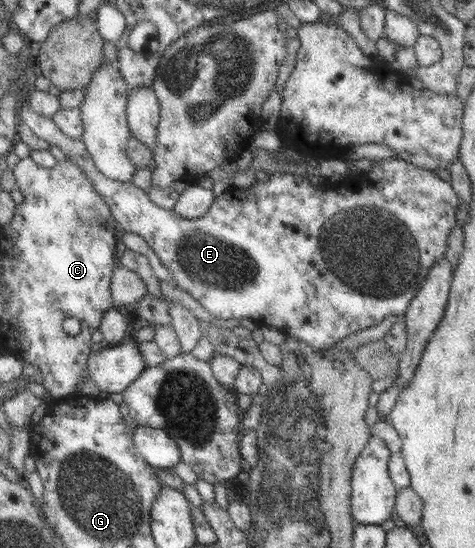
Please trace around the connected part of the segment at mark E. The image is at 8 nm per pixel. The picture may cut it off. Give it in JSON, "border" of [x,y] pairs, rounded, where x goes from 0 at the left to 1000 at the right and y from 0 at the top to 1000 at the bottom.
{"border":[[[42,184],[38,190],[42,219],[88,255],[97,255],[107,265],[126,266],[131,274],[147,285],[177,314],[181,321],[194,328],[198,343],[219,358],[223,372],[236,380],[236,387],[255,411],[255,418],[293,427],[320,449],[341,480],[362,493],[366,515],[389,533],[396,533],[408,546],[451,577],[451,580],[526,580],[535,589],[556,588],[560,595],[583,599],[594,609],[606,615],[619,615],[642,624],[663,637],[695,637],[703,624],[720,620],[726,613],[747,608],[754,602],[775,599],[800,589],[811,577],[851,573],[855,560],[876,536],[880,526],[897,511],[901,493],[922,476],[937,471],[939,432],[947,427],[952,412],[960,409],[960,380],[964,380],[966,361],[952,347],[949,336],[935,330],[933,323],[920,319],[912,312],[880,307],[846,290],[813,288],[813,292],[783,292],[781,307],[773,318],[741,318],[737,332],[728,332],[728,343],[741,347],[741,354],[707,354],[707,347],[686,343],[674,350],[674,343],[665,338],[657,339],[640,323],[623,316],[573,316],[564,327],[556,330],[537,330],[535,336],[518,343],[488,339],[480,343],[467,356],[453,361],[448,374],[434,394],[425,398],[387,398],[368,383],[354,383],[333,376],[328,369],[312,354],[312,345],[291,343],[274,332],[253,332],[253,328],[236,328],[227,325],[202,303],[202,296],[194,288],[177,254],[149,252],[139,241],[133,241],[112,215],[99,215],[80,203],[63,197],[57,186]]]}

